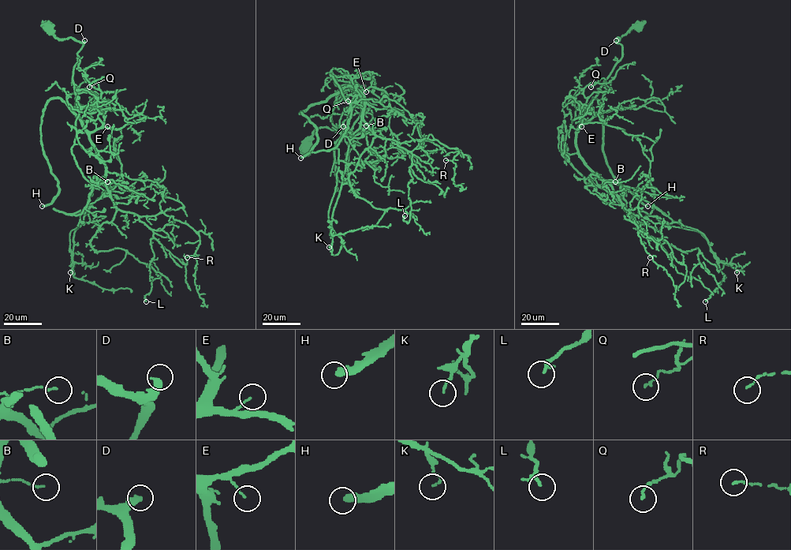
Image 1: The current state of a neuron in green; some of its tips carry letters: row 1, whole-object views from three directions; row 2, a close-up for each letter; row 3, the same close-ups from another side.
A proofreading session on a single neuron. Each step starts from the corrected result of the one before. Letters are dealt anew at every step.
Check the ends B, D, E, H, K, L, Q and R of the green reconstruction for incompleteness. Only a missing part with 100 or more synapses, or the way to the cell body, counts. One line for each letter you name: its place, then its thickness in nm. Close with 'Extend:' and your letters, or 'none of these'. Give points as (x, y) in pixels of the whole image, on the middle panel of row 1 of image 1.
H: Place: (300, 158). Thickness 320 nm
Extend: H

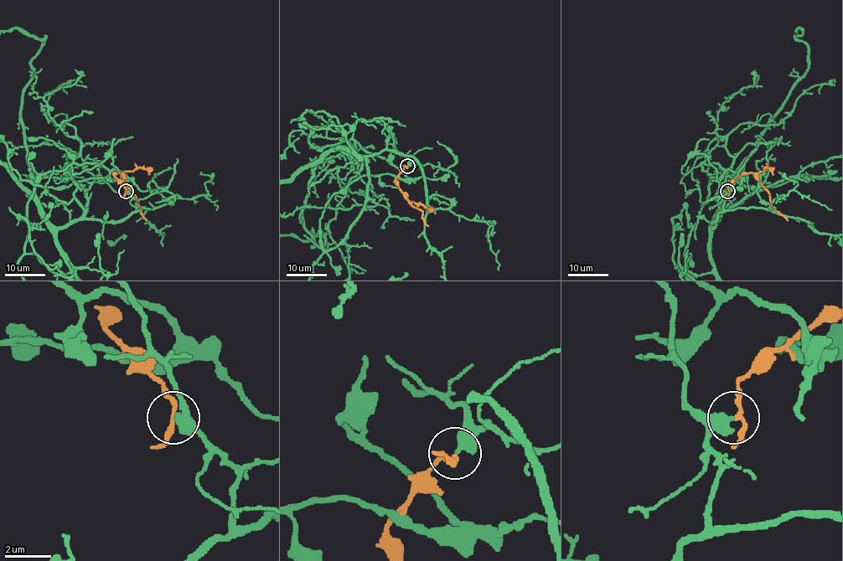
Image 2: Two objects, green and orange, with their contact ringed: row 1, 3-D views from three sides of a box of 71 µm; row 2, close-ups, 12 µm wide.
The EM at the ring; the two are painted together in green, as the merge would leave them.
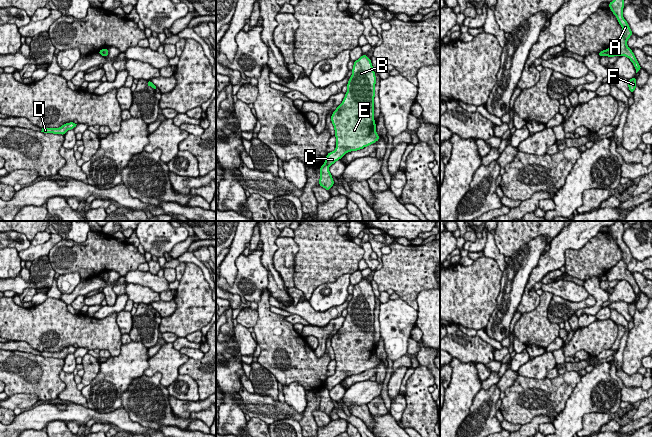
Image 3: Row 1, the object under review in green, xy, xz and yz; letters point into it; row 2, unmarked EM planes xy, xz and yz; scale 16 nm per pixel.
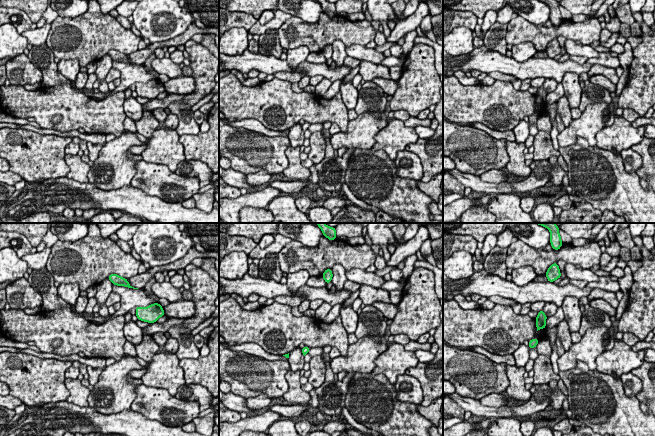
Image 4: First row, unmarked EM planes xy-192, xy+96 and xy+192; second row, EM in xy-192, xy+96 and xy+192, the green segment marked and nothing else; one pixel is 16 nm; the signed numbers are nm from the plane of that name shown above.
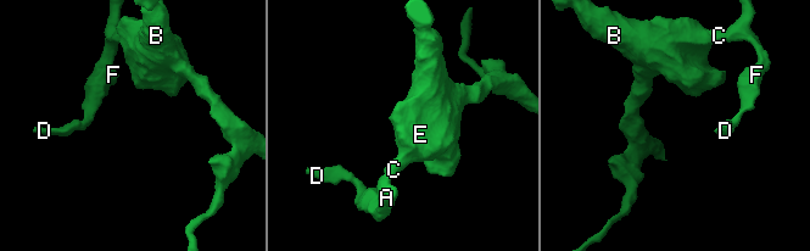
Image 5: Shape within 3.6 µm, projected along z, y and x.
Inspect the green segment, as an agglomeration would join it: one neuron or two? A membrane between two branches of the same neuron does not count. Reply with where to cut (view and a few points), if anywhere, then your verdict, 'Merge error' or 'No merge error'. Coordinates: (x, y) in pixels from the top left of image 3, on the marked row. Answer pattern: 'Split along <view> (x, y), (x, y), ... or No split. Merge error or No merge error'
Split along xz (324, 163), (328, 166). Merge error

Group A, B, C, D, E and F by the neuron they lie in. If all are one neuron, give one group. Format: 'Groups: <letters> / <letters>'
Groups: A D F / B C E

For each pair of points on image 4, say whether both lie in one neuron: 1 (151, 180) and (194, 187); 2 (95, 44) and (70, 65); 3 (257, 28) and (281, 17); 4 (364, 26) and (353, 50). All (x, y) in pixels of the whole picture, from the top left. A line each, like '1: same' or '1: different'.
1: same
2: different
3: same
4: different

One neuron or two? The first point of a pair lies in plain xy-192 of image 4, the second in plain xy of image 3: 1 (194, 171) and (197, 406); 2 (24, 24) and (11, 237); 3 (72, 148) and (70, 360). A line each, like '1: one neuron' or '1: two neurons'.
1: two neurons
2: one neuron
3: one neuron

